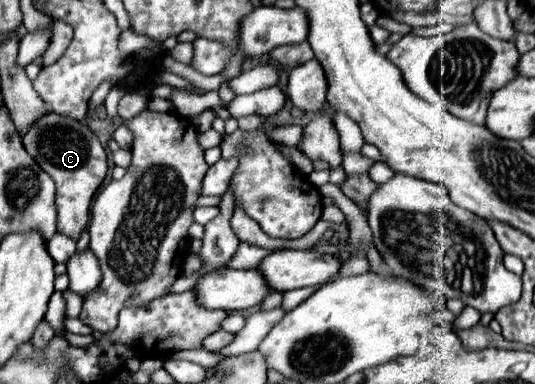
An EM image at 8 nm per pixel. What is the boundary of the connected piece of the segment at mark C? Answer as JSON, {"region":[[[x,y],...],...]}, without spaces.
{"region":[[[55,112],[41,116],[25,134],[21,134],[21,142],[57,186],[57,232],[77,240],[81,230],[89,222],[89,206],[93,194],[97,192],[107,174],[105,148],[85,120],[71,120],[69,116],[59,116]]]}

